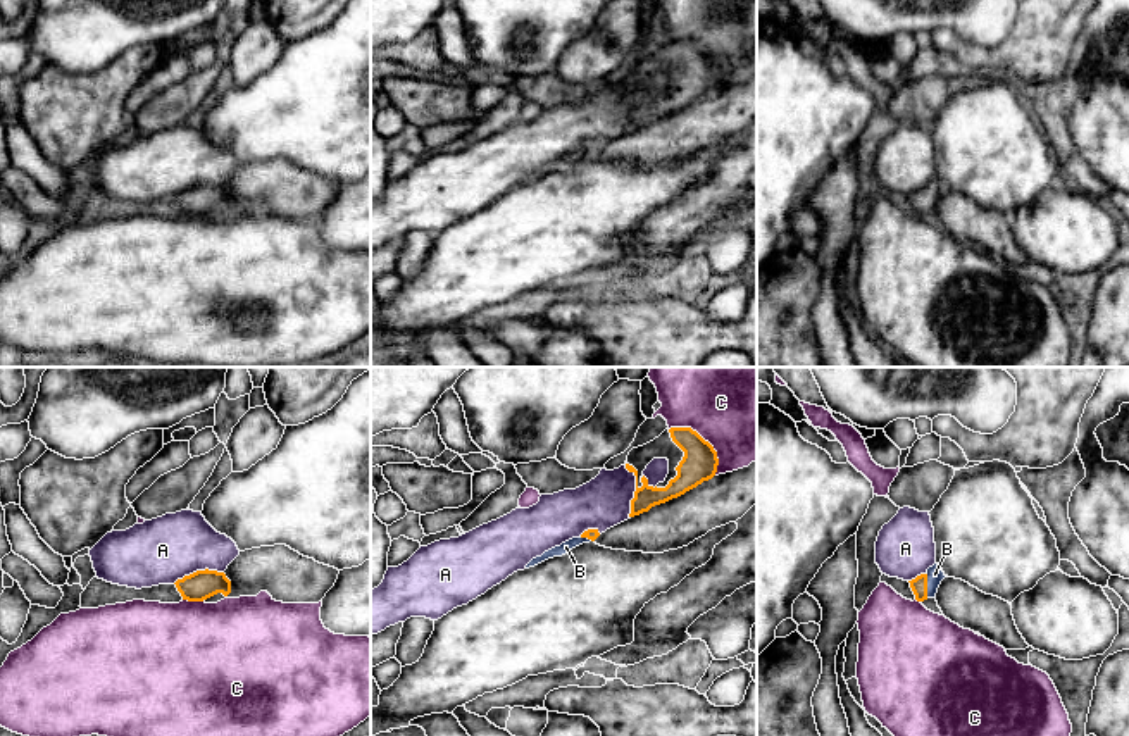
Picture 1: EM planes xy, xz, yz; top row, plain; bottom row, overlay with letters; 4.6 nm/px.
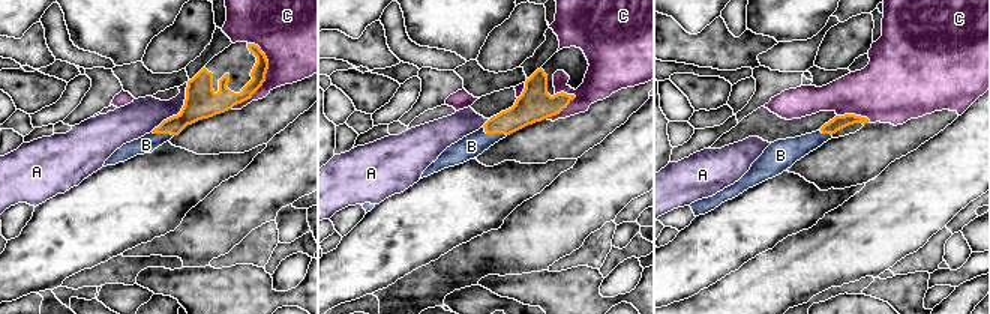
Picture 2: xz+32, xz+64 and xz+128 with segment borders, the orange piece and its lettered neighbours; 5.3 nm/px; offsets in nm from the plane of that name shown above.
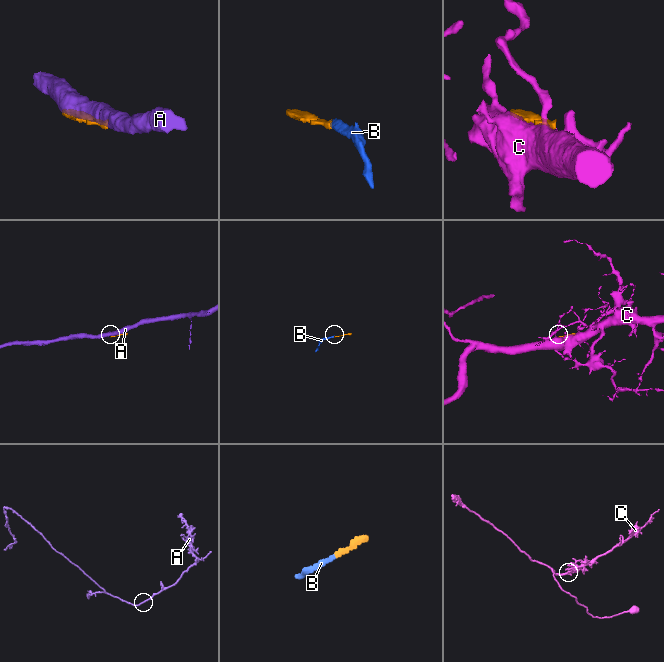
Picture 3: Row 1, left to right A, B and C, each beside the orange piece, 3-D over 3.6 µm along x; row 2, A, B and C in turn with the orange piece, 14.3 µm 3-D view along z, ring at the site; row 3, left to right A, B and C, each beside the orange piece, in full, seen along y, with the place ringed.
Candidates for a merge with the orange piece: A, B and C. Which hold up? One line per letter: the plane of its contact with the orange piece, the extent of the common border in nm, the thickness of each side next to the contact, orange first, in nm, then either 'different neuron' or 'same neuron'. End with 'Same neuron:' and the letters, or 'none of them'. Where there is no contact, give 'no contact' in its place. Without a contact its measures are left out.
A: contact in xz; length 260 nm; calibres 110 and 240 nm; different neuron
B: contact in yz; length 120 nm; calibres 80 and 80 nm; same neuron
C: contact in xz; length 320 nm; calibres 160 and 360 nm; different neuron
Same neuron: B

